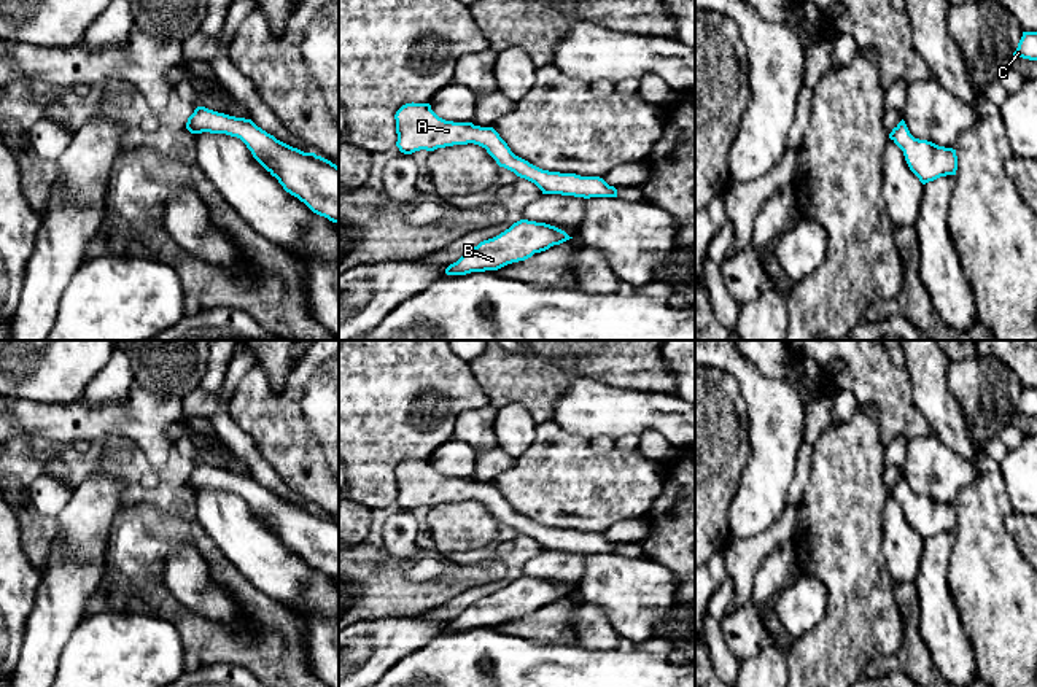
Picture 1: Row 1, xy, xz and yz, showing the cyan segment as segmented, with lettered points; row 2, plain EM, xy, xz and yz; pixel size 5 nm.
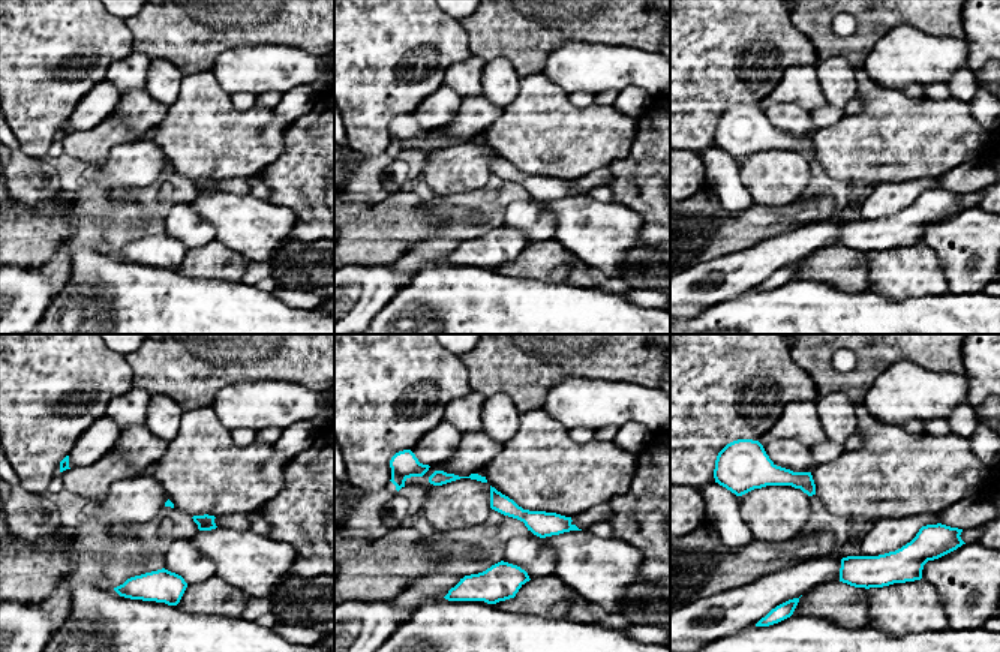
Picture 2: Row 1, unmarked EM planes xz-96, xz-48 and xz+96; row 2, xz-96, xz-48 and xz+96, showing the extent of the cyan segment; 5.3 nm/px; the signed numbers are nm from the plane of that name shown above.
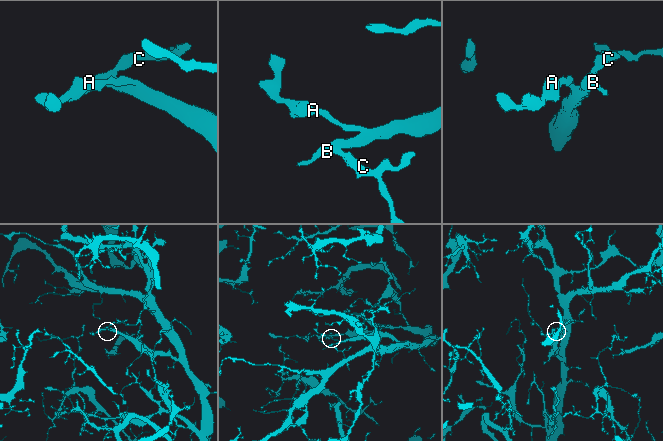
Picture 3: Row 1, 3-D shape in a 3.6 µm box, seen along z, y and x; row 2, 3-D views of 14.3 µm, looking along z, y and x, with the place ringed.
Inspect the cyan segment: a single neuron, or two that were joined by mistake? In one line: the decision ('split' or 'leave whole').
split

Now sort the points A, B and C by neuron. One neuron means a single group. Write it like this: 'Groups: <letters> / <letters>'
Groups: A / B C

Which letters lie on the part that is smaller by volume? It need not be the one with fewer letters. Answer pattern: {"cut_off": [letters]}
{"cut_off": ["A"]}

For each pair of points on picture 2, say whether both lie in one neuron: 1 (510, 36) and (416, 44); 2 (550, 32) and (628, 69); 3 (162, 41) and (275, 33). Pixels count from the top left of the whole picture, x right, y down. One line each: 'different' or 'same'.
1: different
2: different
3: same

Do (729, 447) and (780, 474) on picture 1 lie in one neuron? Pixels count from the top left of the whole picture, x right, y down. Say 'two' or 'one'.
two

